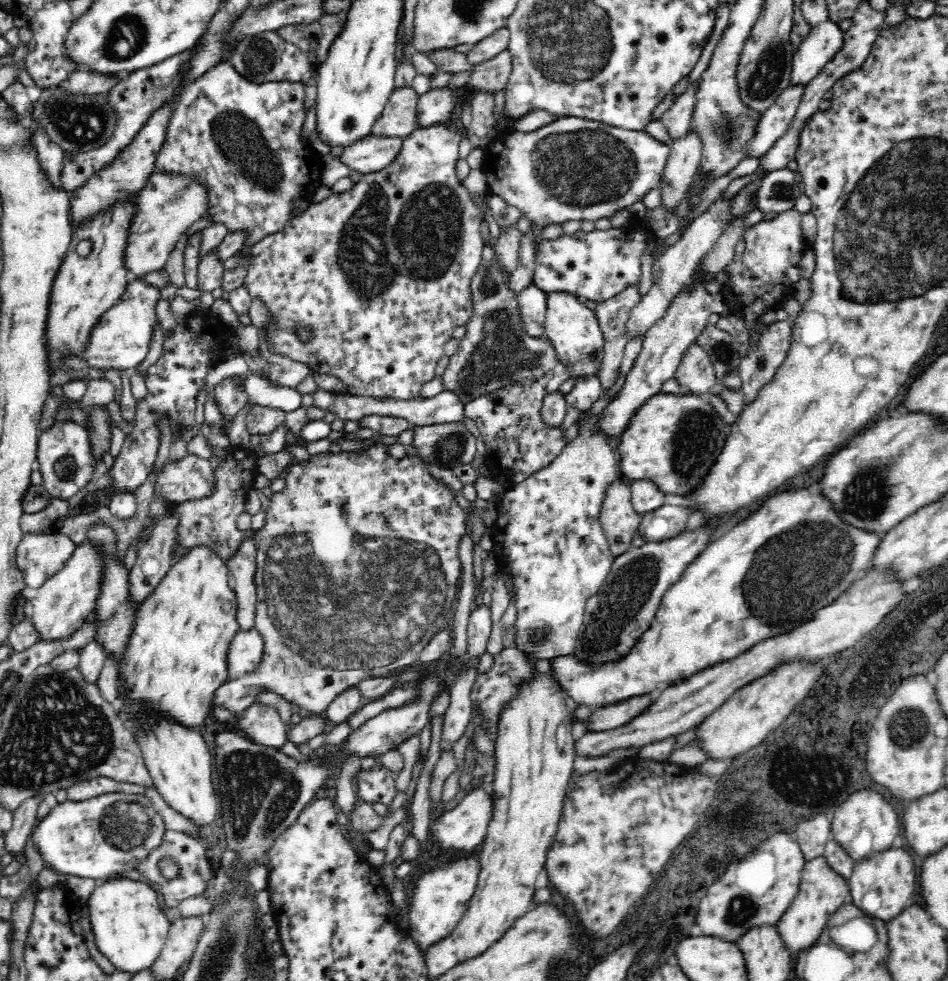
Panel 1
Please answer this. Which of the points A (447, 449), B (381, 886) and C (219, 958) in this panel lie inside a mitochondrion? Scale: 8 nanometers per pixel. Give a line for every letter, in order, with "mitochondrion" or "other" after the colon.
A: mitochondrion
B: other
C: mitochondrion

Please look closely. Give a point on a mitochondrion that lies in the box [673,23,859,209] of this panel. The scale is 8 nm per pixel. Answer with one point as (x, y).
(765, 75)

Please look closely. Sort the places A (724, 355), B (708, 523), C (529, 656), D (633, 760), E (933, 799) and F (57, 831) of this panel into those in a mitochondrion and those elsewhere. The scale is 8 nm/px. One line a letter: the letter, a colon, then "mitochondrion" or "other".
A: mitochondrion
B: other
C: other
D: other
E: other
F: other

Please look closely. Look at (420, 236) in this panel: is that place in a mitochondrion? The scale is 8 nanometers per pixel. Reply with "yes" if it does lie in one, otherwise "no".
yes

